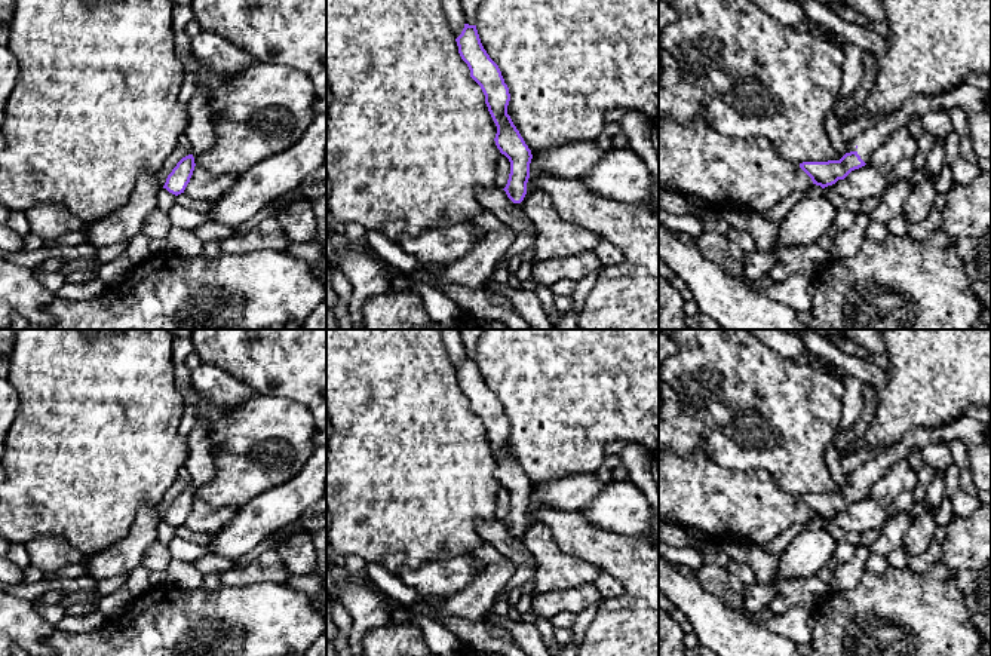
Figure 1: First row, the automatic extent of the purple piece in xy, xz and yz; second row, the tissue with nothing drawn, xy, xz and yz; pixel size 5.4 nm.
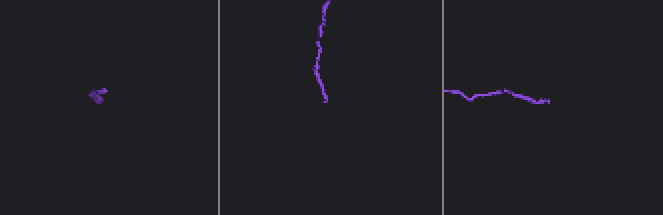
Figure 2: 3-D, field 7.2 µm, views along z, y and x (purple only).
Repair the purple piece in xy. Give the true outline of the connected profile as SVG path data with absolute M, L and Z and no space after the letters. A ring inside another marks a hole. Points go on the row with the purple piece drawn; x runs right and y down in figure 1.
M193 154L182 157L172 169L172 172L168 175L163 188L166 188L169 193L175 196L184 193L193 175L194 166L196 163Z

